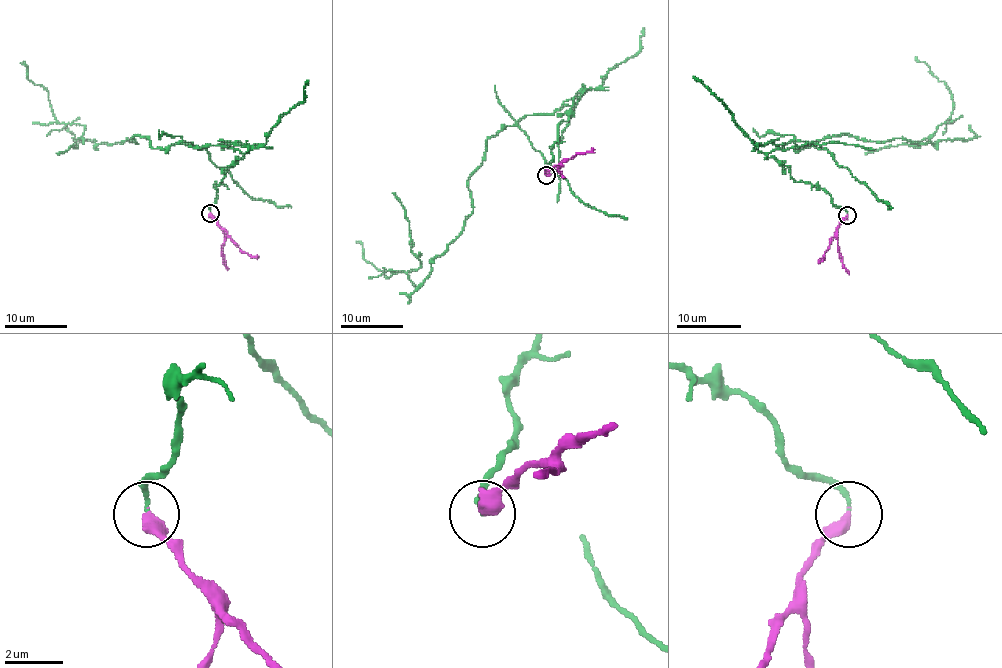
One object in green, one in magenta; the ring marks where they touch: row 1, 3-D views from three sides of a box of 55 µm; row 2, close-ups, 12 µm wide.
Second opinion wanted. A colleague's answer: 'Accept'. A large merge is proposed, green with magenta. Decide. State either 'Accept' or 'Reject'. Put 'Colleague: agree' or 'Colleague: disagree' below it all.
Reject
Colleague: disagree

